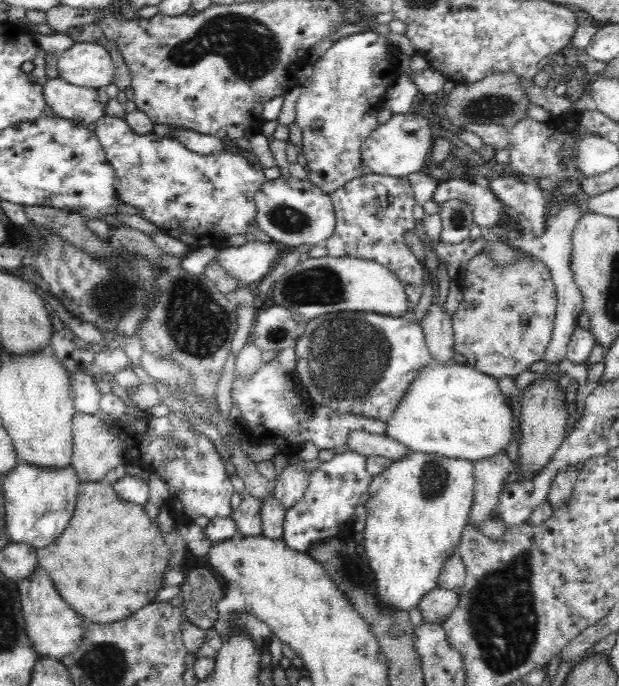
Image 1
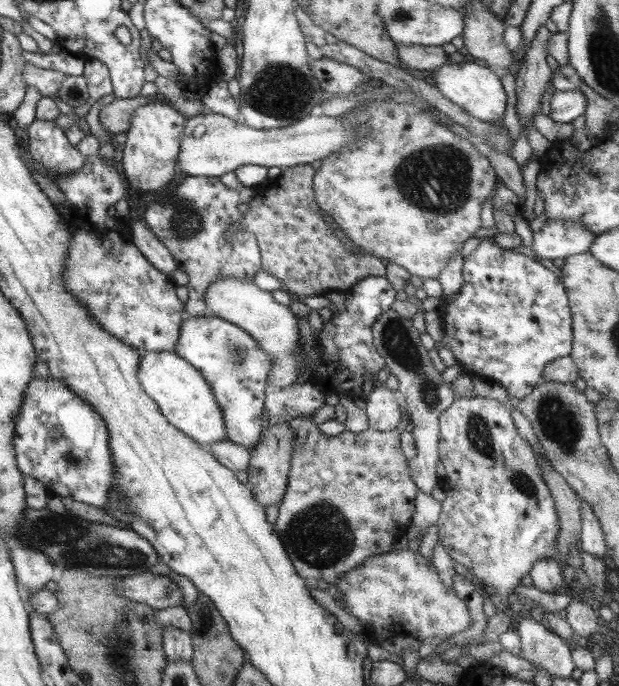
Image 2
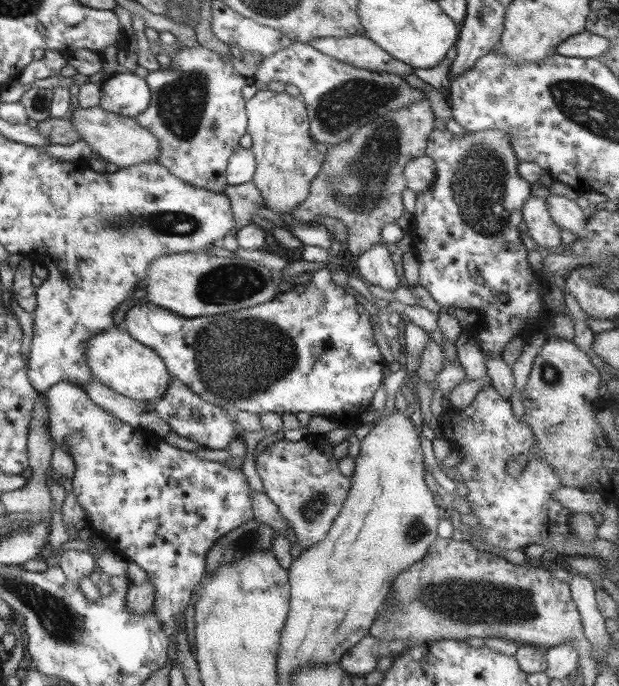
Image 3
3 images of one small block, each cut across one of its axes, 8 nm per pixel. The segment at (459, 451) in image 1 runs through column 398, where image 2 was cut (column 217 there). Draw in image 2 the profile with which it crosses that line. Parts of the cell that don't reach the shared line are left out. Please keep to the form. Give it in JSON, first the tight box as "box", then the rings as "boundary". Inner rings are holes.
{"box":[137,352,226,447],"boundary":[[[145,352],[141,354],[137,368],[137,382],[157,406],[169,425],[199,445],[207,447],[226,439],[221,410],[213,400],[211,388],[199,372],[174,352]]]}

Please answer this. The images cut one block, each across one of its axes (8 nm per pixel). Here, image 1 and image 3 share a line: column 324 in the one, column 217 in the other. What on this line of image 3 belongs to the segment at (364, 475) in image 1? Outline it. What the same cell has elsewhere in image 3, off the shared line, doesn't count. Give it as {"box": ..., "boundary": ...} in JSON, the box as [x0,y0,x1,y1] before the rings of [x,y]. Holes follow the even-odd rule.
{"box":[39,382,253,661],"boundary":[[[57,382],[39,395],[45,399],[47,407],[47,435],[53,443],[52,448],[62,446],[73,461],[74,473],[70,481],[77,505],[85,513],[89,528],[107,550],[124,555],[146,572],[153,589],[152,613],[167,637],[167,658],[174,661],[173,634],[189,604],[191,591],[206,575],[205,553],[220,536],[253,518],[245,475],[241,473],[241,468],[229,468],[222,463],[203,460],[193,451],[175,448],[151,433],[130,428],[93,404],[81,387],[75,384]]]}

